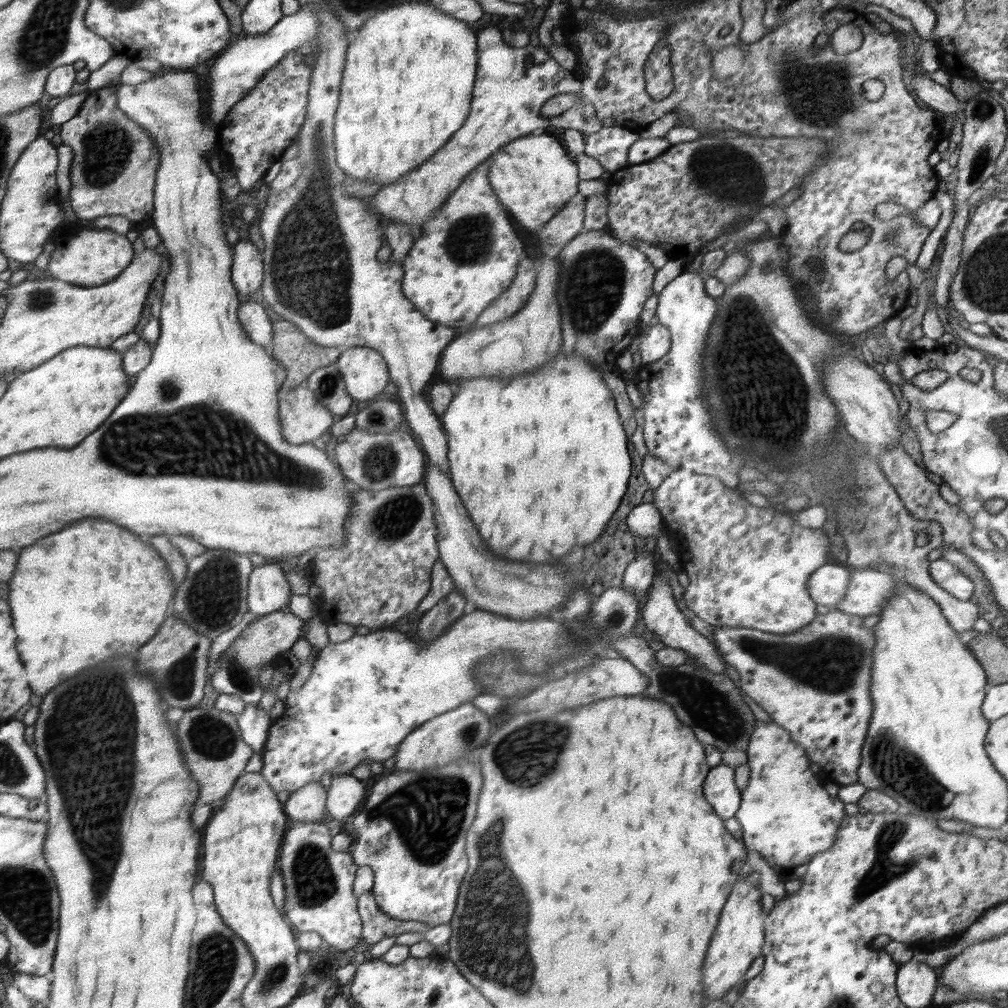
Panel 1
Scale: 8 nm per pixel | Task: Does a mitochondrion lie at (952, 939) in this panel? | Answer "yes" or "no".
no

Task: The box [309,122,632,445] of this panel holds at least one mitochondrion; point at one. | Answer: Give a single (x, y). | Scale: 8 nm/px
(594, 284)

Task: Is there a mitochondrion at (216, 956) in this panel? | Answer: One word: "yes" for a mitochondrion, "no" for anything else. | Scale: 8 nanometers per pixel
yes

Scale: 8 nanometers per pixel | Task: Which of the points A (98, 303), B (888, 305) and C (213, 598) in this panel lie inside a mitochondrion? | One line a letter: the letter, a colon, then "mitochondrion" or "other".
A: other
B: other
C: mitochondrion

